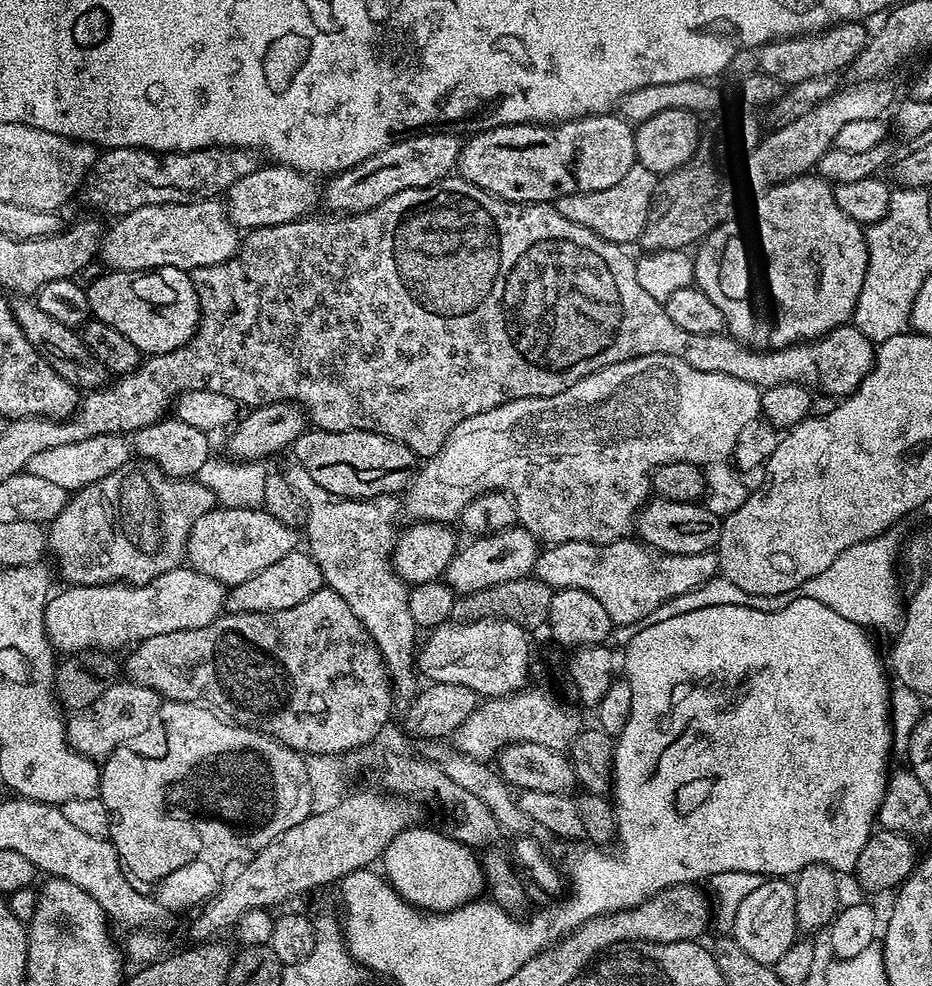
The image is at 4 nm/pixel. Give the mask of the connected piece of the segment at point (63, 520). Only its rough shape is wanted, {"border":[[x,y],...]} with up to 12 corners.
{"border":[[132,458],[47,529],[69,585],[181,567],[216,495]]}

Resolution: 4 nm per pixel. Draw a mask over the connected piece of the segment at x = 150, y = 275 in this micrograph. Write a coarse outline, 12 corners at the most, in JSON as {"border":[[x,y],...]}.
{"border":[[105,271],[88,311],[141,354],[196,335],[191,275]]}

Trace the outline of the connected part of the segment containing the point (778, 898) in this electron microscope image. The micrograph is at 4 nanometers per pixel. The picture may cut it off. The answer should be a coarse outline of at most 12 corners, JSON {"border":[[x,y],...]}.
{"border":[[784,878],[742,899],[731,939],[776,964],[798,939],[796,899]]}

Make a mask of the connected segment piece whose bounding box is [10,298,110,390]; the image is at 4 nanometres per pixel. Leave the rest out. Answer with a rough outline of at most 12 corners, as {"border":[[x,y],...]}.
{"border":[[32,298],[10,304],[26,342],[77,390],[110,373],[83,335]]}

